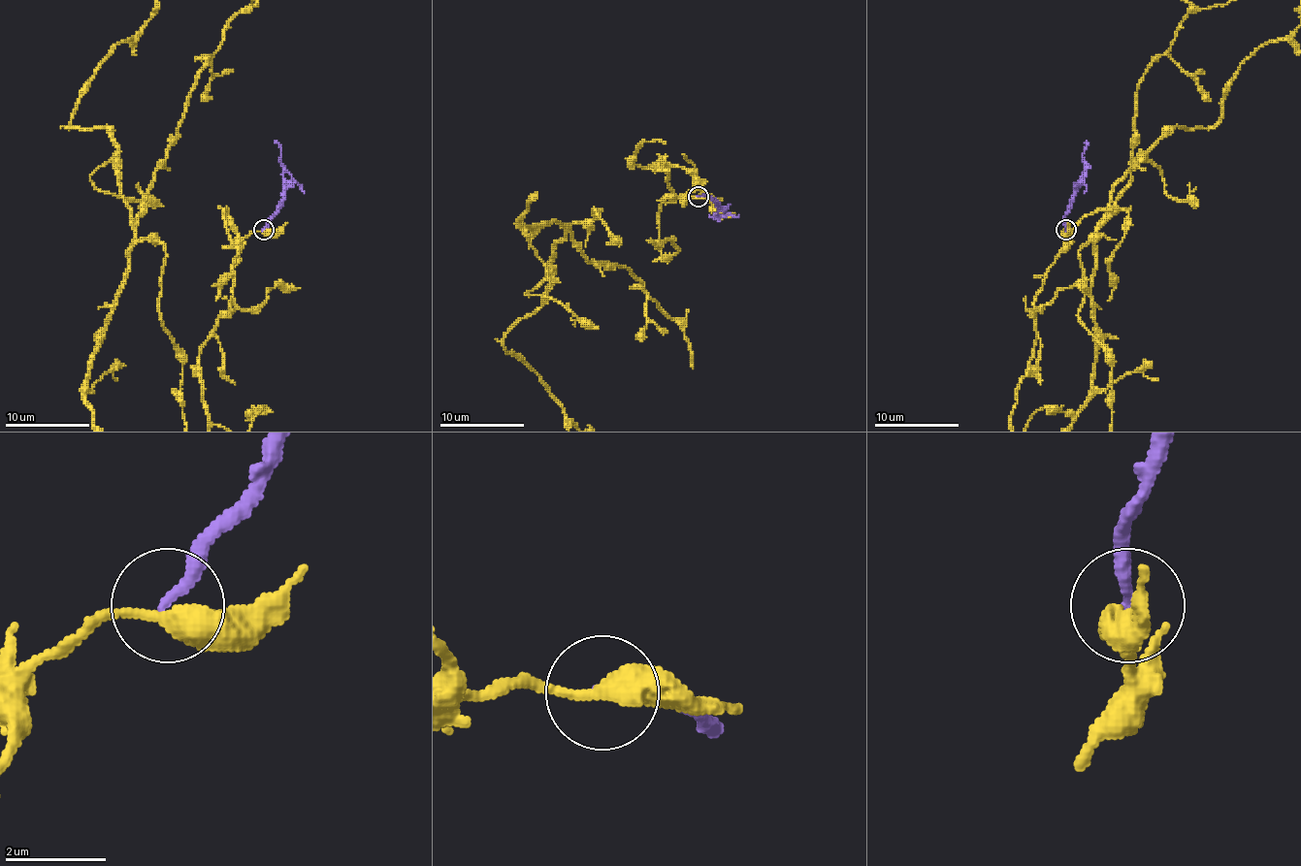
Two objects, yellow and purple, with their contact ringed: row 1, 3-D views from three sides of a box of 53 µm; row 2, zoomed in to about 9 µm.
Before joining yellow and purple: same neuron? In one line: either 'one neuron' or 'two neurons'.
two neurons

